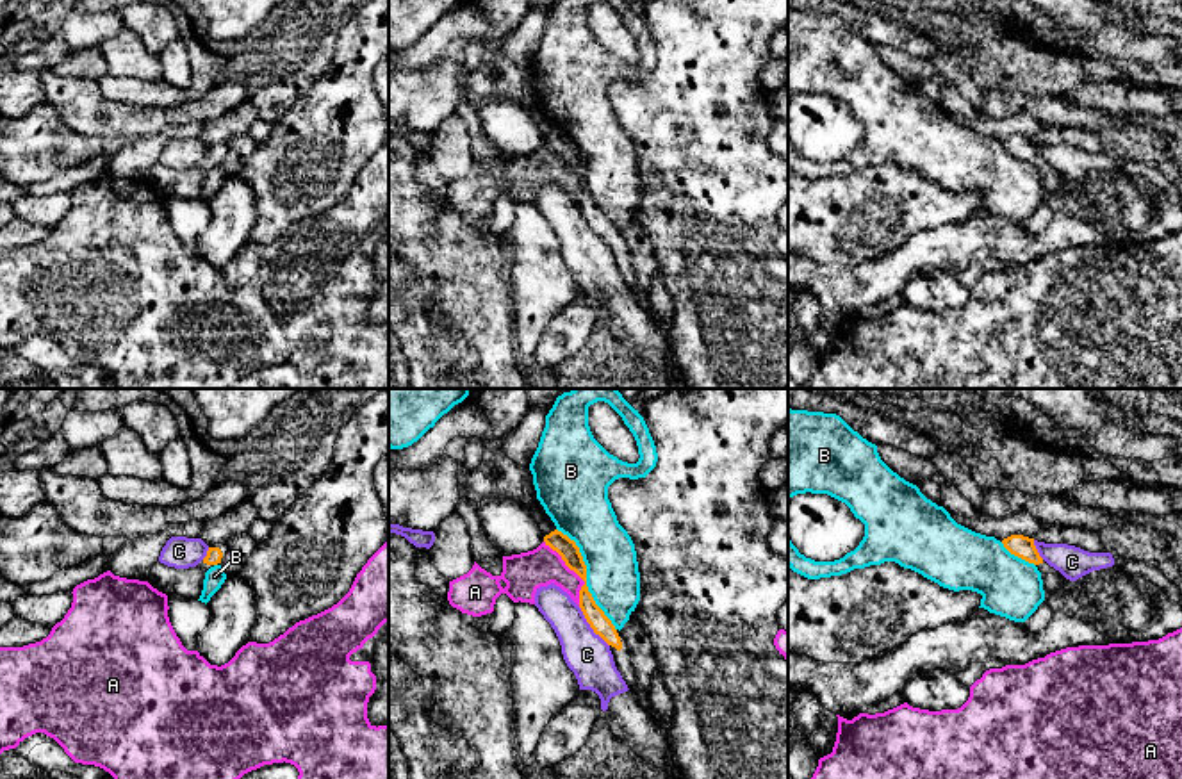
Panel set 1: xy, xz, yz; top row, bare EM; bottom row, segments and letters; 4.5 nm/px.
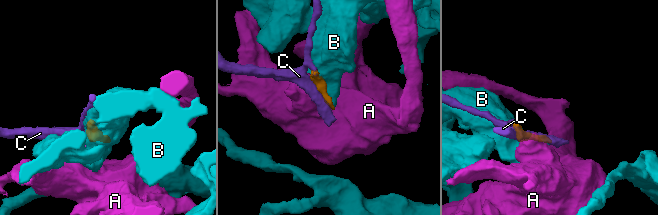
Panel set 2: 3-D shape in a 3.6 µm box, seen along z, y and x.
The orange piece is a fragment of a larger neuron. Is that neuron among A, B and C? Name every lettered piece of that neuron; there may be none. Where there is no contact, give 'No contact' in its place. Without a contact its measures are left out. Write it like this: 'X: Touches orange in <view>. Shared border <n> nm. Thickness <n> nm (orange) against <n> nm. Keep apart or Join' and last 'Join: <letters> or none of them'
A: Touches orange in xz. Shared border 340 nm. Thickness 90 nm (orange) against 180 nm. Keep apart
B: Touches orange in xz. Shared border 550 nm. Thickness 90 nm (orange) against 240 nm. Keep apart
C: Touches orange in xz. Shared border 240 nm. Thickness 90 nm (orange) against 200 nm. Keep apart
Join: none of them

